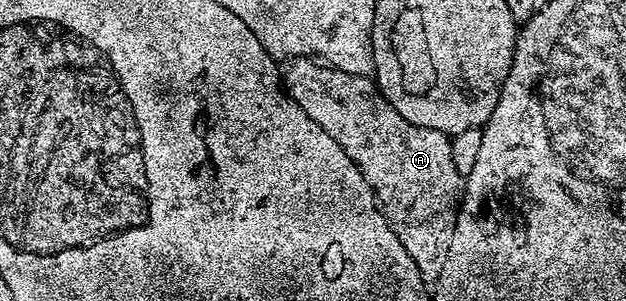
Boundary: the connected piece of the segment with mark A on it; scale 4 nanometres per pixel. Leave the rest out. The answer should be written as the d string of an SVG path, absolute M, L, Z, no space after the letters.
M298 57L287 70L287 93L294 98L338 144L351 156L353 163L363 172L367 184L377 198L377 205L389 221L389 227L399 236L403 248L415 260L419 272L424 276L426 283L436 283L441 277L443 268L447 264L447 256L451 252L451 240L455 236L457 211L462 198L453 198L453 194L463 194L463 178L456 171L452 163L452 141L450 135L423 128L403 120L399 112L393 114L395 108L389 110L392 104L385 106L388 100L373 102L373 94L369 90L361 90L361 82L353 82L353 74L340 70L338 74L329 74L329 65L318 64L312 57Z

